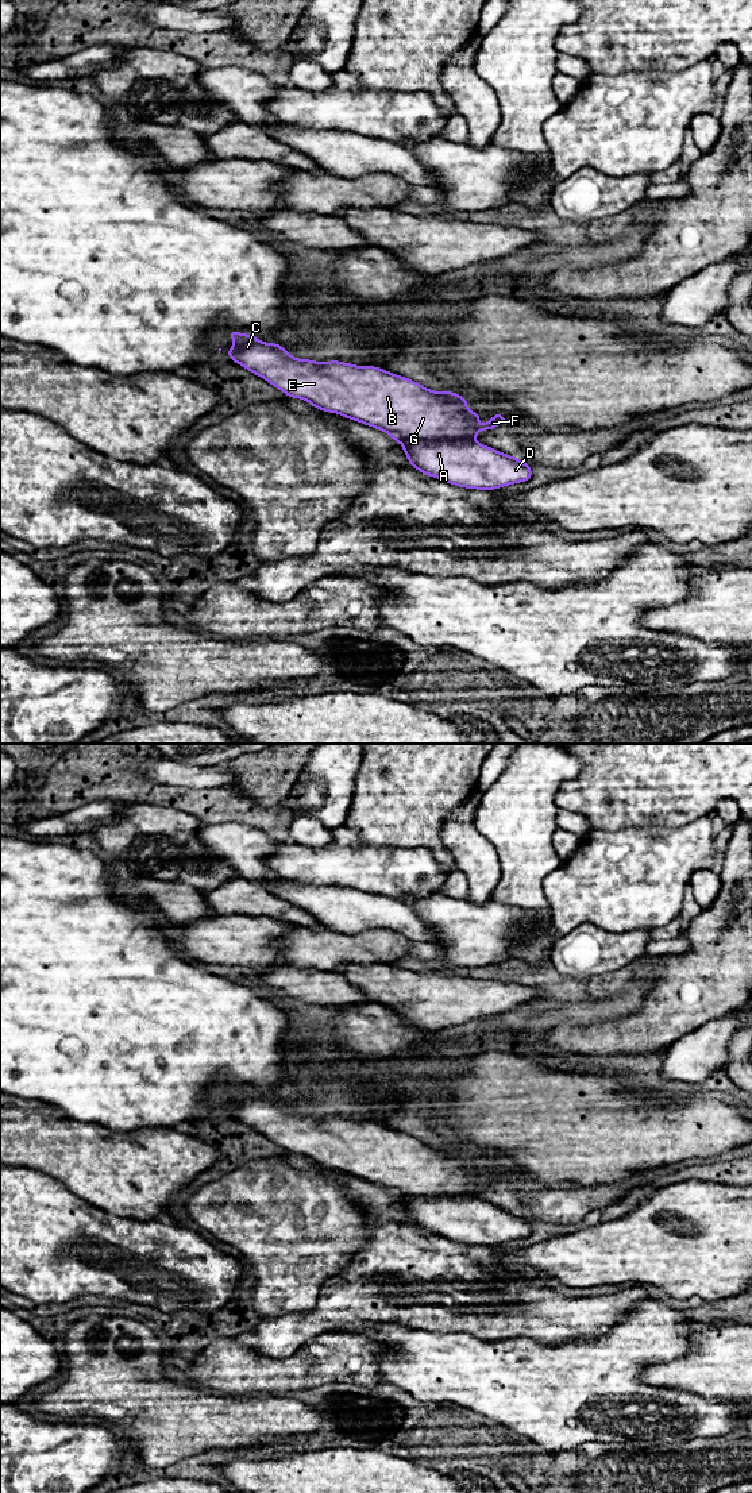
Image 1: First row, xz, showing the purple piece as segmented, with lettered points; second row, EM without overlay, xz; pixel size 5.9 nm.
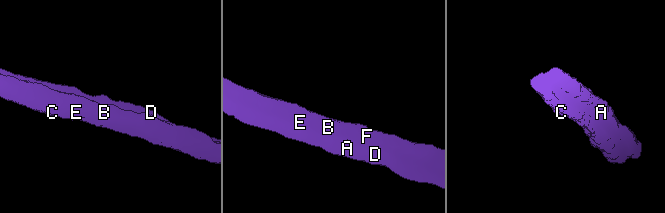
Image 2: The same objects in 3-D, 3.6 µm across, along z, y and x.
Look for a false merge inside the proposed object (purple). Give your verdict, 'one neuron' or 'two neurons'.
one neuron

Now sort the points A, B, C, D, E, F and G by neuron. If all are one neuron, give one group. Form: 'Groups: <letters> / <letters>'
Groups: A B C D E F G

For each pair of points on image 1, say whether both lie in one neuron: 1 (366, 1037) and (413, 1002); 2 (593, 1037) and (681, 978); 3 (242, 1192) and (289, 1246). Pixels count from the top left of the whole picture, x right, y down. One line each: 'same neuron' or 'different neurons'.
1: same neuron
2: same neuron
3: same neuron

